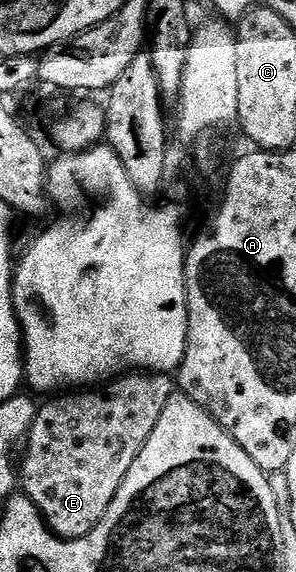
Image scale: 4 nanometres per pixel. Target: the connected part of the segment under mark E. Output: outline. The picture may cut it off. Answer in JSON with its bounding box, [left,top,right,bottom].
[21,374,176,540]

